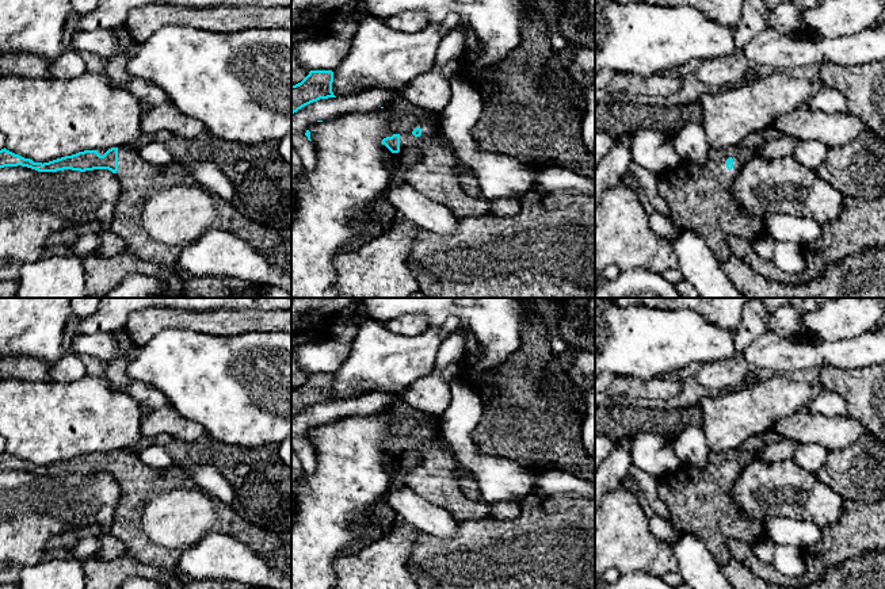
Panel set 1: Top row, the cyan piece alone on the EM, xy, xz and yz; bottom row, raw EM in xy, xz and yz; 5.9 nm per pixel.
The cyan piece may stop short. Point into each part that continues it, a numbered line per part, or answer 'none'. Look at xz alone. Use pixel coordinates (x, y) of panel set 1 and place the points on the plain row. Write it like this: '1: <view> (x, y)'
1: xz (438, 462)

